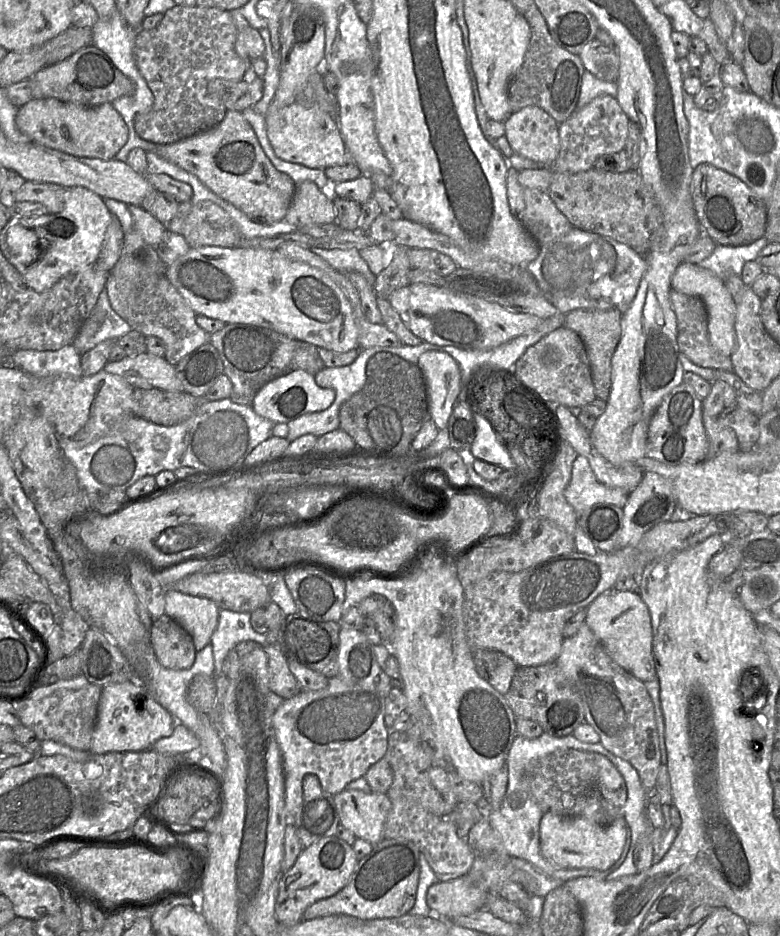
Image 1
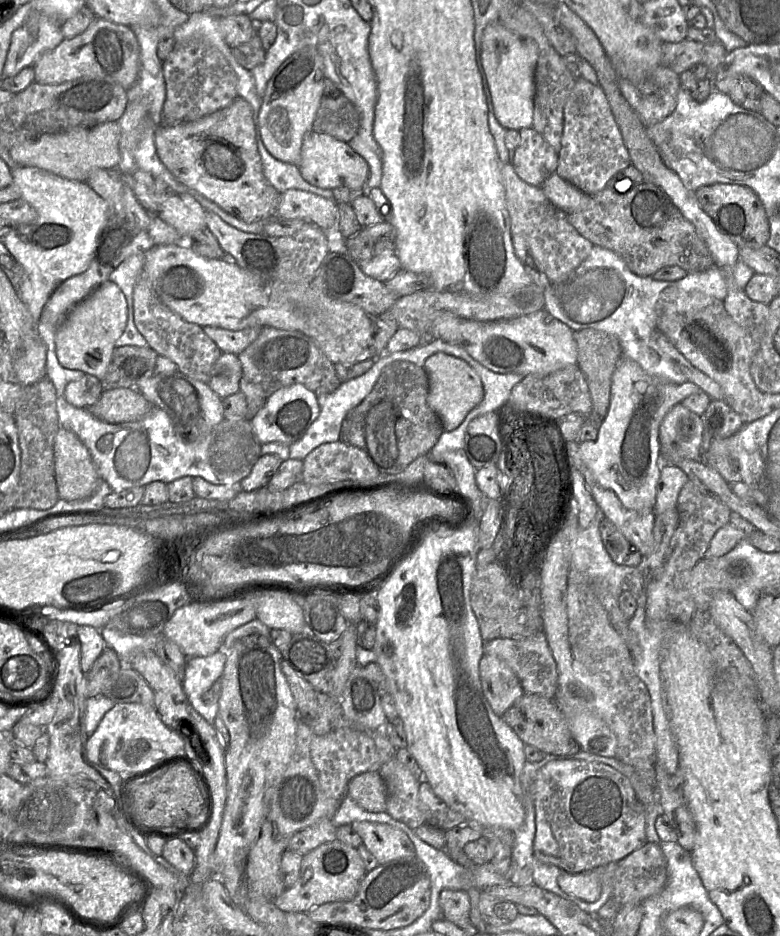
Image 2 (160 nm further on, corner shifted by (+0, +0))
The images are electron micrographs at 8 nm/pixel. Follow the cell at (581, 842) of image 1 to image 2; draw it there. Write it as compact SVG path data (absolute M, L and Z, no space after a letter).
M598 869L577 874L560 871L557 881L562 891L585 902L597 900L602 891Z

